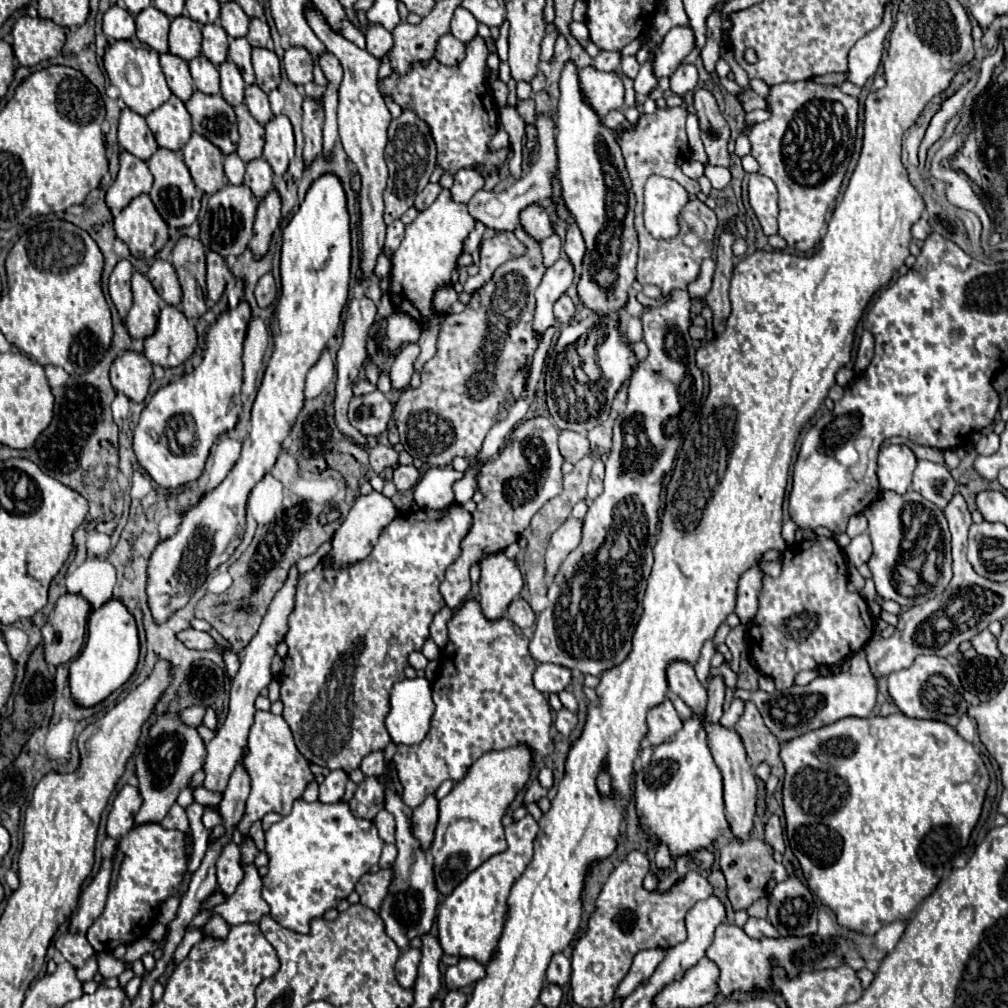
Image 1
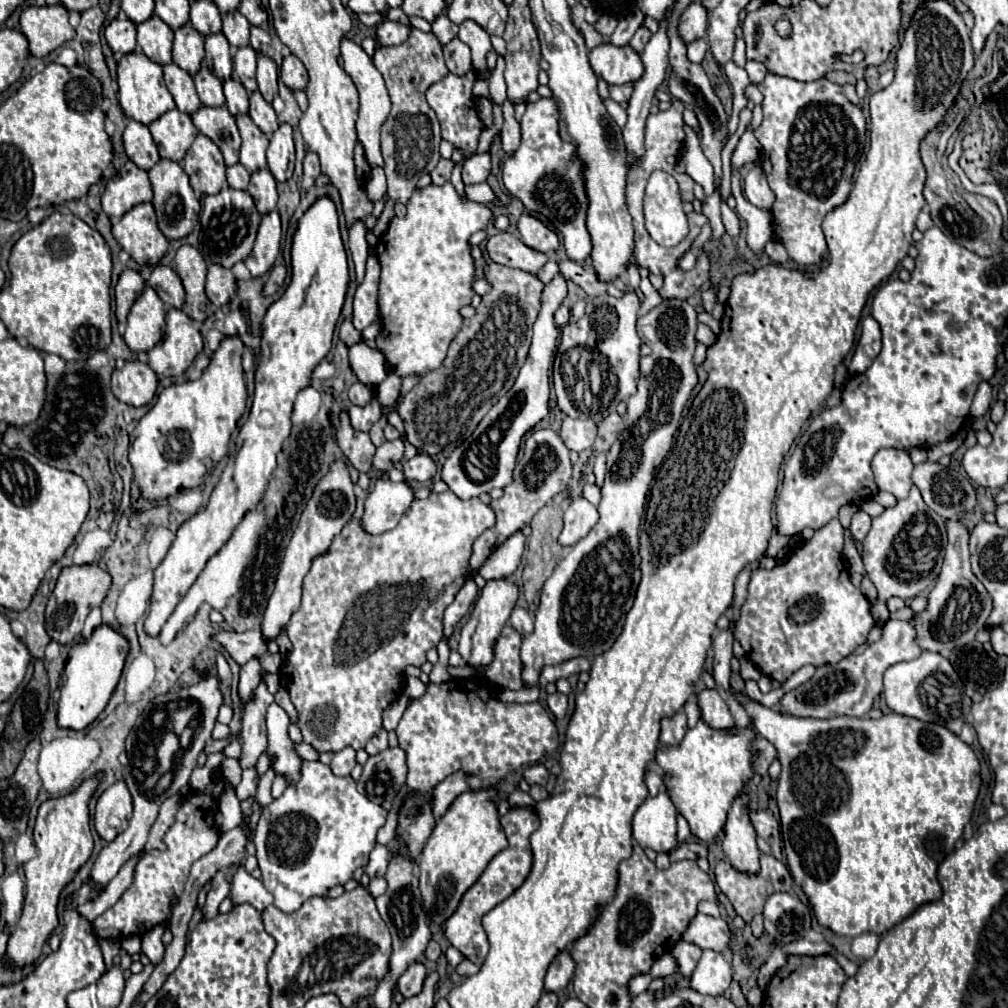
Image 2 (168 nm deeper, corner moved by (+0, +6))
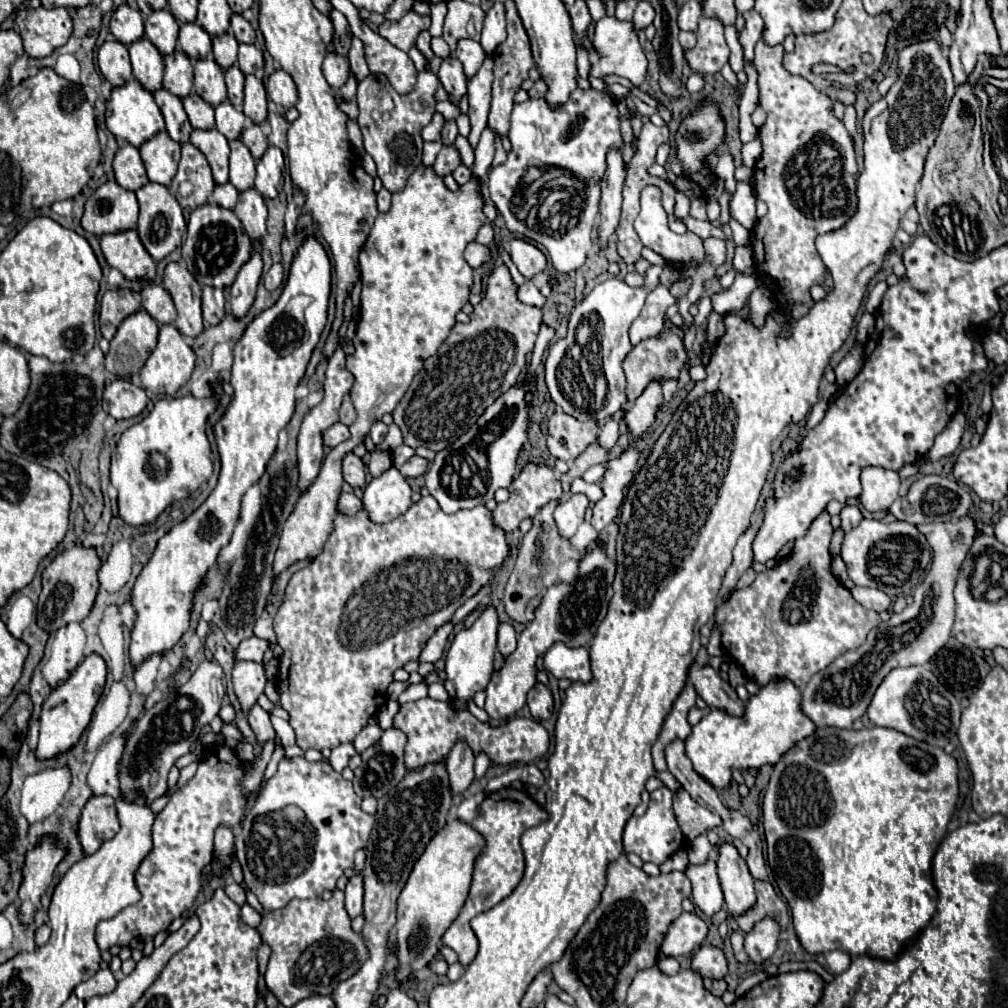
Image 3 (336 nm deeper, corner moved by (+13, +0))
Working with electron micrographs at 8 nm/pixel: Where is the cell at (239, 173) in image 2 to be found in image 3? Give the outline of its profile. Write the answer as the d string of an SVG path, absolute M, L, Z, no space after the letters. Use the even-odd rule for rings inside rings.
M227 182L227 184L217 184L215 186L215 190L211 194L211 200L215 204L223 206L223 208L231 208L233 210L235 208L235 202L237 202L237 196L239 196L237 188L231 182Z

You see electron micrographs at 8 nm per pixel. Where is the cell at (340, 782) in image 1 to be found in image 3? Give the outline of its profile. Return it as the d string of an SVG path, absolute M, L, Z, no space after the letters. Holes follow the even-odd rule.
M341 744L337 748L331 750L331 756L329 756L329 764L331 768L335 768L335 772L341 772L347 764L349 764L349 758L355 754L355 748L353 744Z

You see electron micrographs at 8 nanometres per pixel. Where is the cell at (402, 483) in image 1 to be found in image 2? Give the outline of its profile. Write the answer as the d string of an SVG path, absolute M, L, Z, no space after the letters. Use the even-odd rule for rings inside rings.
M426 452L414 456L412 460L408 460L404 464L404 478L410 480L410 482L412 480L428 482L428 480L432 480L436 476L436 472L438 472L438 466L434 464L434 460Z

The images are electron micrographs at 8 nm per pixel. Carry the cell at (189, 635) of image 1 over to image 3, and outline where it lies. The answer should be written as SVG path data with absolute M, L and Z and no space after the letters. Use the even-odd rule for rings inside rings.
M251 636L251 638L243 640L243 642L233 650L233 656L235 656L237 662L239 662L239 660L247 660L247 662L259 662L259 664L261 664L267 646L269 646L269 644L267 644L265 640Z

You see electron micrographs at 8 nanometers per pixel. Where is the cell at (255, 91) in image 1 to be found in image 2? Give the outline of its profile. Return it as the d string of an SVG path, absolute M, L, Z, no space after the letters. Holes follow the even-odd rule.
M260 92L250 94L250 118L266 136L270 136L280 126L274 108L268 102L264 102Z

